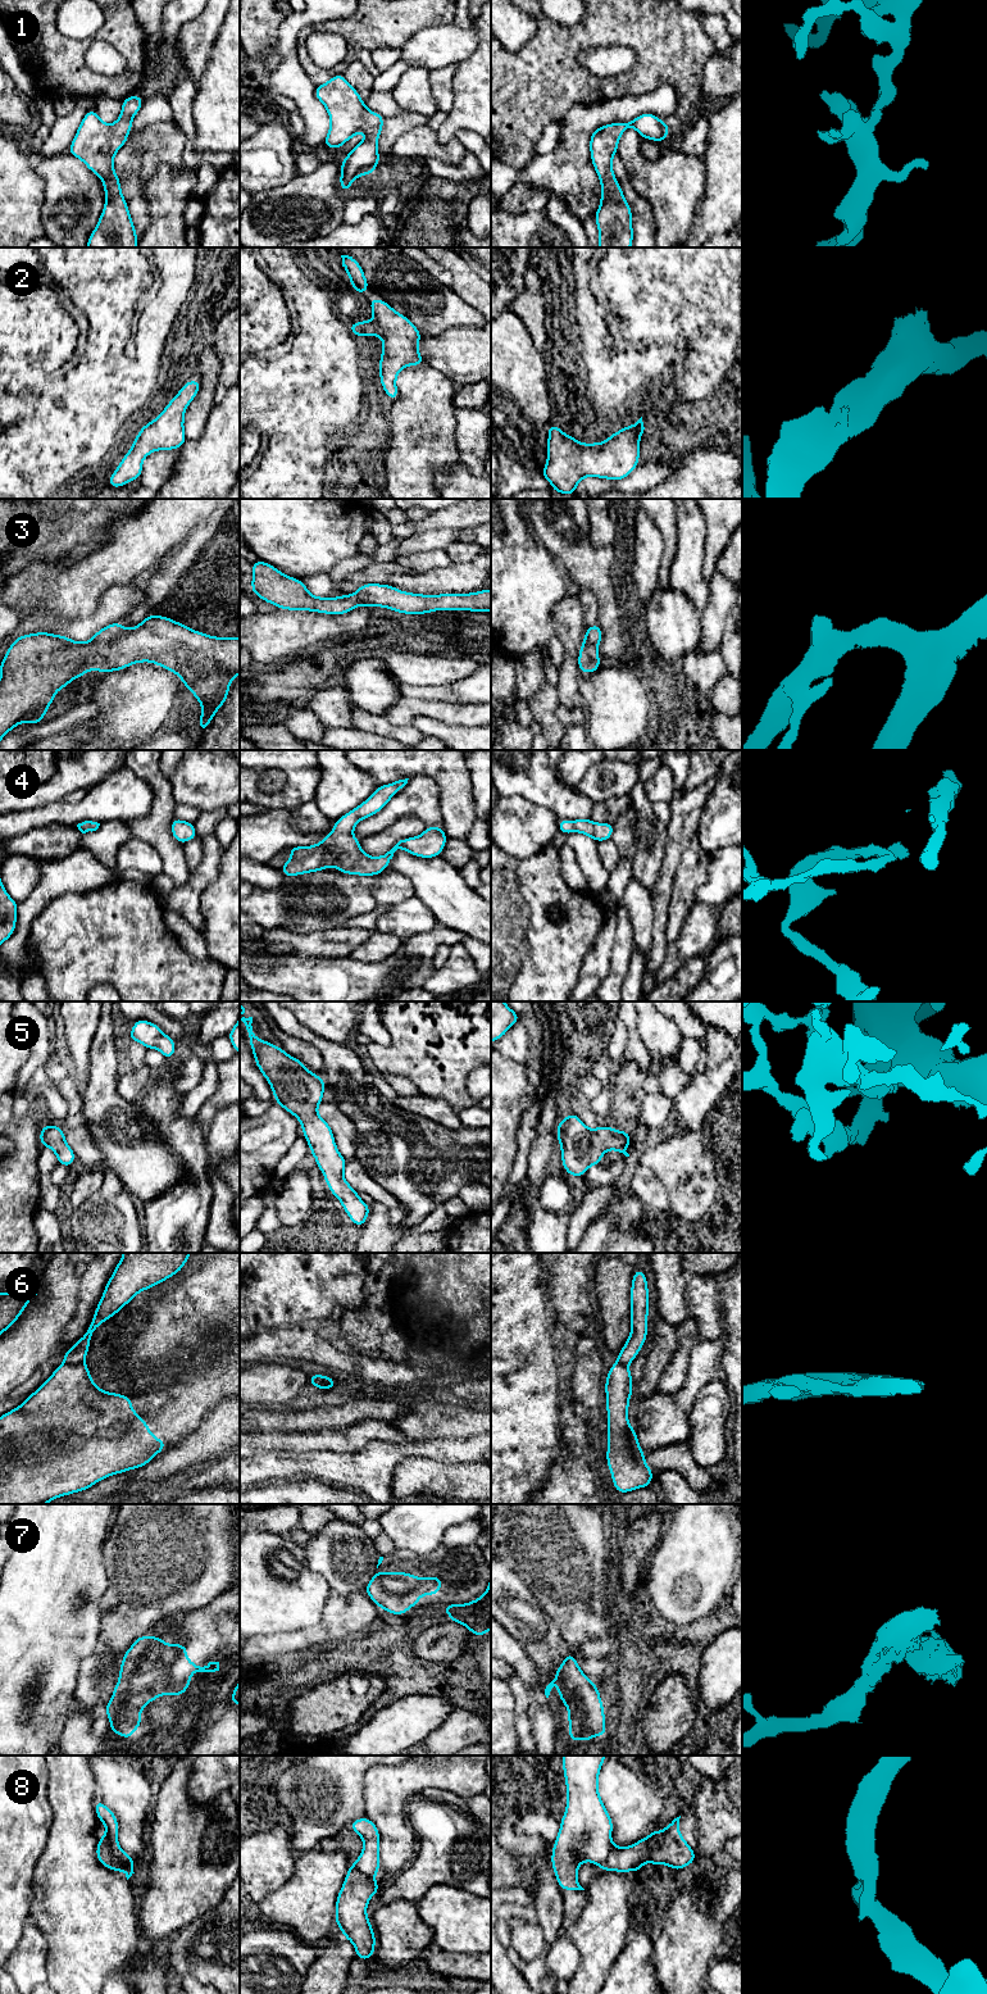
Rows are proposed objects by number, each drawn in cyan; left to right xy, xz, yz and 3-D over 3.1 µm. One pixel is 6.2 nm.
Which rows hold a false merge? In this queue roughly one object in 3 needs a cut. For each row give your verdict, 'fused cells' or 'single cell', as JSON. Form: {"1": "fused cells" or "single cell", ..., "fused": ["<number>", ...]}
{"1": "single cell", "2": "single cell", "3": "single cell", "4": "single cell", "5": "single cell", "6": "fused cells", "7": "single cell", "8": "fused cells", "fused": ["6", "8"]}

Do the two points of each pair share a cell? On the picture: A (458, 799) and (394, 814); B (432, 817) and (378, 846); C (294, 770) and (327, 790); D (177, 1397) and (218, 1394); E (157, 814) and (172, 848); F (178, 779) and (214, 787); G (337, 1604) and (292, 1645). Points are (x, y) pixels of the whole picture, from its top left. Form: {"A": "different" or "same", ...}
{"A": "different", "B": "different", "C": "different", "D": "same", "E": "same", "F": "same", "G": "same"}

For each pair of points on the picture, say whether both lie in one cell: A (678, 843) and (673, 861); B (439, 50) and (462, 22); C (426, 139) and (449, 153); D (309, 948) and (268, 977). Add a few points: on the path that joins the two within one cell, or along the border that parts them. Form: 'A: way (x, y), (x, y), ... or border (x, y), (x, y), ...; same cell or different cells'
A: way (674, 846), (673, 857); same cell
B: border (471, 16), (467, 27), (458, 27), (453, 22); different cells
C: way (431, 144), (437, 150), (444, 151); same cell
D: border (269, 945), (327, 959); different cells

